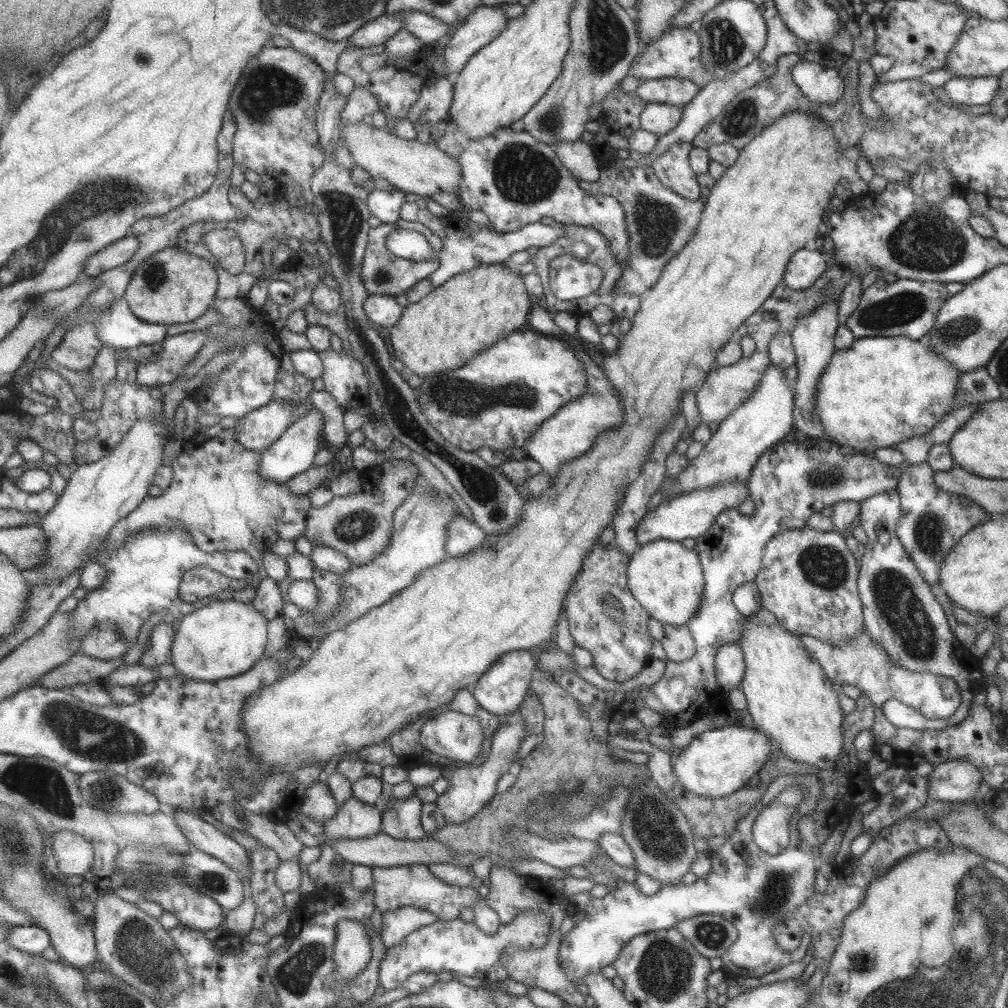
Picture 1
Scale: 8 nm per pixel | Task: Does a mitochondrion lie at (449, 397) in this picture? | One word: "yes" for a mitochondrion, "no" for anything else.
yes

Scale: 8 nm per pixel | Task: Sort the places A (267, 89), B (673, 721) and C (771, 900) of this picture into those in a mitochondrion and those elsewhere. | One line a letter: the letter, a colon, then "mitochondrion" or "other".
A: mitochondrion
B: other
C: mitochondrion

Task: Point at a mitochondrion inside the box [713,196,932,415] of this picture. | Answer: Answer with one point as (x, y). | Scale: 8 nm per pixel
(903, 308)

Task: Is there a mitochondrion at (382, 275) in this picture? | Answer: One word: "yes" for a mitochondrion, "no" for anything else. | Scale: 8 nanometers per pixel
yes

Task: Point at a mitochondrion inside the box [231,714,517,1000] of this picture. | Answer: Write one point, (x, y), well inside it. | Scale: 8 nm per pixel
(295, 975)

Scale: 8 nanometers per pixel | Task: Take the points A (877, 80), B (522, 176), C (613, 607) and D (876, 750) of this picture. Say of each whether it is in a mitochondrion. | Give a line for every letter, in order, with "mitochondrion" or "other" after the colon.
A: other
B: mitochondrion
C: mitochondrion
D: other

